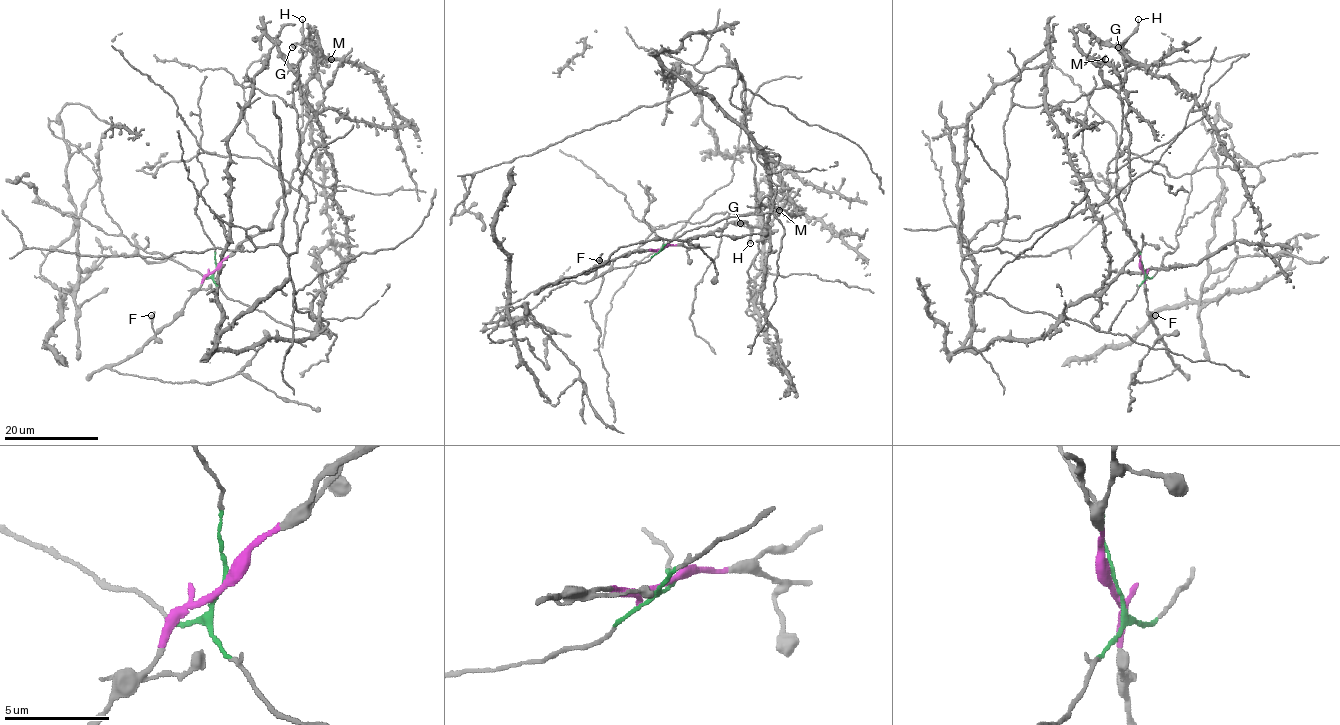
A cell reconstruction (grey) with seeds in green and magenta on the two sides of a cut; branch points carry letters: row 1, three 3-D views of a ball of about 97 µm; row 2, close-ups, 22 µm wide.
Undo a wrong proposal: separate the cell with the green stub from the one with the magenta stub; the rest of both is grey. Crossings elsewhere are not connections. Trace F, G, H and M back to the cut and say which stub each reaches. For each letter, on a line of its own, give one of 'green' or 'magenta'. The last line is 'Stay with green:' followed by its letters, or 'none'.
F: magenta
G: magenta
H: magenta
M: green
Stay with green: M

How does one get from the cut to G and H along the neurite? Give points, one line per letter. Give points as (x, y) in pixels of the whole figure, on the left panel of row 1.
G: (215, 270), (238, 245), (266, 230), (298, 165), (302, 133), (323, 99), (315, 56), (297, 43), (291, 47)
H: (215, 270), (238, 245), (266, 230), (298, 165), (302, 133), (323, 99), (315, 56), (304, 42), (302, 20)

